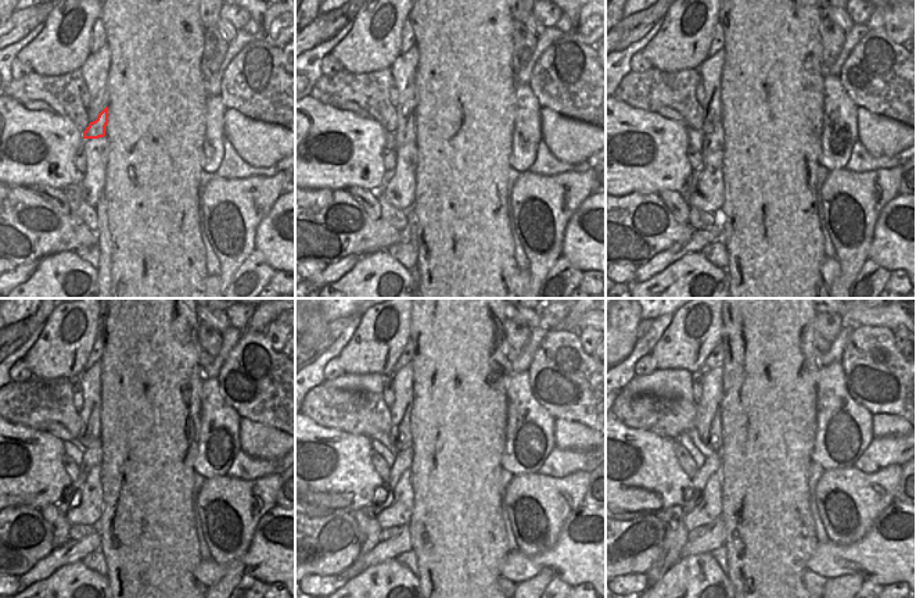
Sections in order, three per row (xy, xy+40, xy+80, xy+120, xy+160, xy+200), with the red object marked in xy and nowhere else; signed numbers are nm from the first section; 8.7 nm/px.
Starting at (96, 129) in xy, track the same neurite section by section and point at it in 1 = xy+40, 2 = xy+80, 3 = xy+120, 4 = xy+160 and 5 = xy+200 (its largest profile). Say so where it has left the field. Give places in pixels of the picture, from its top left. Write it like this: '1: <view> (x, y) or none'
1: xy+40 (403, 135)
2: xy+80 (711, 142)
3: xy+120 (92, 457)
4: xy+160 (403, 458)
5: xy+200 (711, 465)

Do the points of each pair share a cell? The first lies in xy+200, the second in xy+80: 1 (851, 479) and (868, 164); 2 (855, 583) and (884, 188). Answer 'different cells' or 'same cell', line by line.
1: different cells
2: same cell

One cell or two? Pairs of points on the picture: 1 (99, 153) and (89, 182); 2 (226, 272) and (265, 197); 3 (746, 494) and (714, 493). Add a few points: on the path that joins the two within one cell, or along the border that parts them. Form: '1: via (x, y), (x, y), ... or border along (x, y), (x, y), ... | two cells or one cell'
1: via (96, 160), (94, 175) | one cell
2: via (244, 250), (248, 232), (248, 206) | one cell
3: border along (718, 472), (721, 516) | two cells

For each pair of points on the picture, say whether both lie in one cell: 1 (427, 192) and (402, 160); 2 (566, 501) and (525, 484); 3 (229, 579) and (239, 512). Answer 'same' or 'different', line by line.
1: different
2: same
3: same

